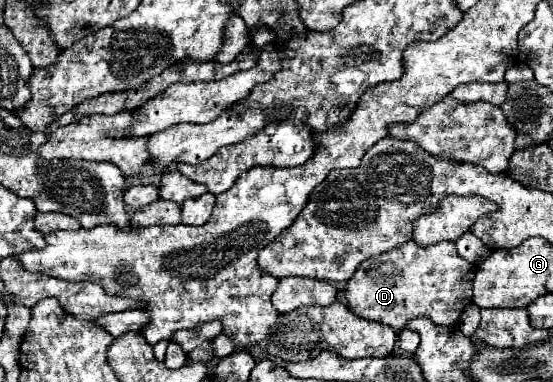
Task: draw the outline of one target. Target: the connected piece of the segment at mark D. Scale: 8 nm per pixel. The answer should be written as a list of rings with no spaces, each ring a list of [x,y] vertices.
[[[407,241],[387,253],[365,259],[347,281],[343,293],[347,307],[357,317],[389,325],[395,331],[417,317],[427,317],[435,325],[451,327],[459,323],[465,307],[473,303],[471,279],[473,267],[465,259],[459,259],[455,243],[419,247],[415,241]]]

